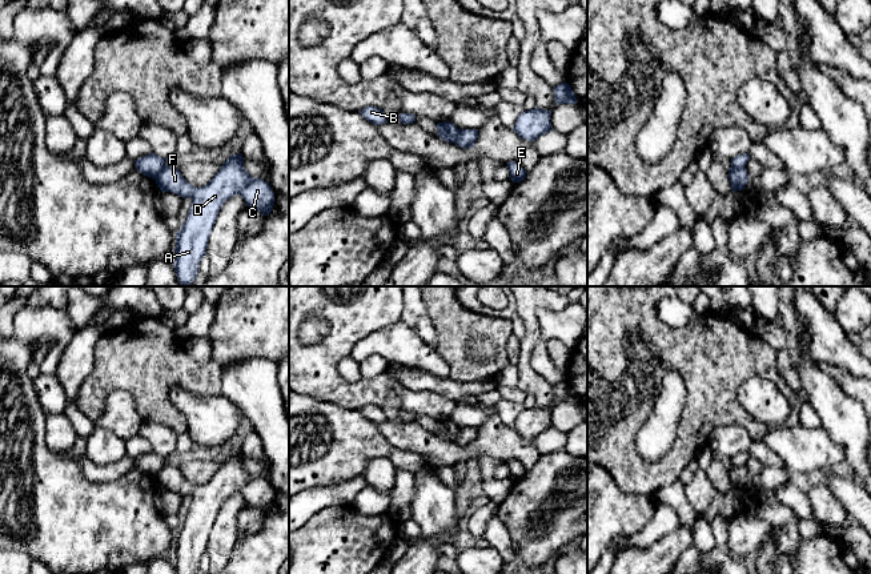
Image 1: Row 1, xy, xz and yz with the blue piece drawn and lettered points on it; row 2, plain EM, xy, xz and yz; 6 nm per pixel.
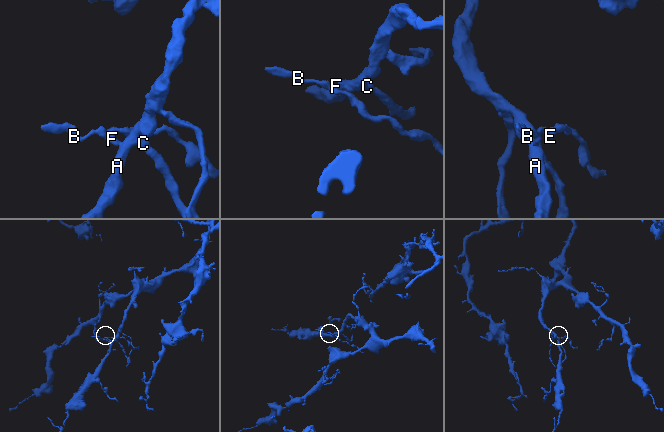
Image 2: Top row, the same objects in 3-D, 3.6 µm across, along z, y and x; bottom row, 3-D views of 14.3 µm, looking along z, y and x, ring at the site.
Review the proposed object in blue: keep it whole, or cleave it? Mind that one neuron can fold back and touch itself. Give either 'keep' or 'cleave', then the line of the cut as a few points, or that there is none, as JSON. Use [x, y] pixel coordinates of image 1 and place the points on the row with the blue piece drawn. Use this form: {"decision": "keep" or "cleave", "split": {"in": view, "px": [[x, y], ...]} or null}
{"decision": "cleave", "split": {"in": "yz", "px": [[743, 167], [730, 171]]}}

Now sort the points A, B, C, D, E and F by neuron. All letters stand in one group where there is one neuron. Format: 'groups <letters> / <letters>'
groups A C D F / B E

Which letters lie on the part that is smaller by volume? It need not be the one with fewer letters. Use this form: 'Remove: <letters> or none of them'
Remove: B, E

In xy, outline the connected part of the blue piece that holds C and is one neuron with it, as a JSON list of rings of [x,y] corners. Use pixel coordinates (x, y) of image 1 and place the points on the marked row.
[[[232,154],[216,176],[204,186],[194,188],[180,169],[165,166],[156,177],[161,192],[172,192],[192,198],[192,205],[181,229],[176,233],[174,270],[181,286],[189,286],[198,273],[201,258],[212,228],[224,202],[240,194],[248,208],[268,216],[274,205],[269,182],[253,178],[244,168],[242,154]]]

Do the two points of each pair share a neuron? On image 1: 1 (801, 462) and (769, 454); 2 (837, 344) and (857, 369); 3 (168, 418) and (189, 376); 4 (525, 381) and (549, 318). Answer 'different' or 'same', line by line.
1: different
2: same
3: same
4: different

